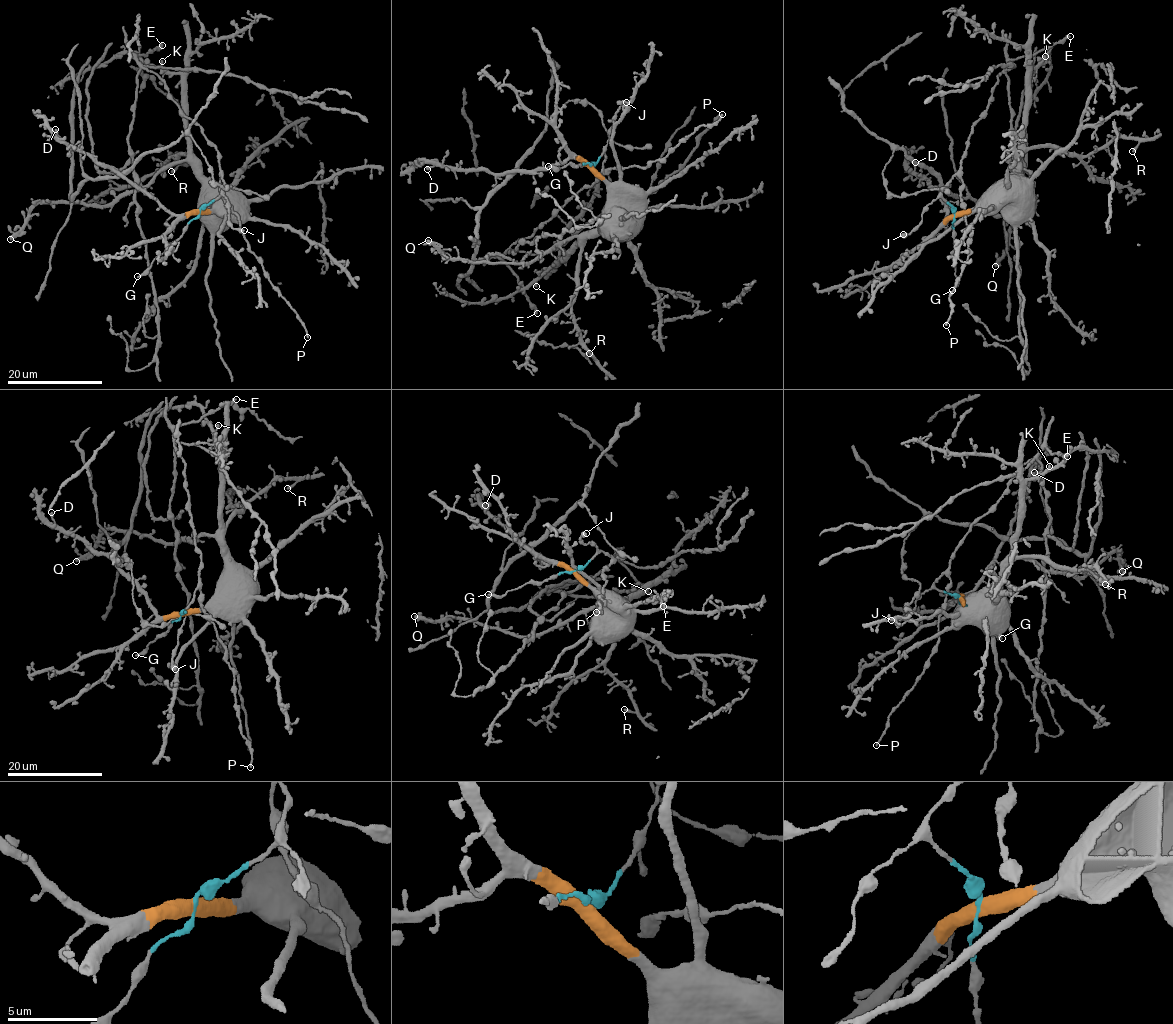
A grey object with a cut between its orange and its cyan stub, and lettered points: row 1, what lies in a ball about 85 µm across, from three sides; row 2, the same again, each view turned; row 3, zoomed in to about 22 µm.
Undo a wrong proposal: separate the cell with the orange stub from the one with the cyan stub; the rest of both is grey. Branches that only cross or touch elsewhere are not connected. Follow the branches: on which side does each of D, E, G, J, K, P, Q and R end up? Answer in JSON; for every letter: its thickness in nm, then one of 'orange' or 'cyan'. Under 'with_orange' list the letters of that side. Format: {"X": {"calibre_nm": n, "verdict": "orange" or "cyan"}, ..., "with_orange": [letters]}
{"D": {"calibre_nm": 380, "verdict": "orange"}, "E": {"calibre_nm": 380, "verdict": "cyan"}, "G": {"calibre_nm": 160, "verdict": "cyan"}, "J": {"calibre_nm": 600, "verdict": "cyan"}, "K": {"calibre_nm": 280, "verdict": "orange"}, "P": {"calibre_nm": 200, "verdict": "cyan"}, "Q": {"calibre_nm": 440, "verdict": "orange"}, "R": {"calibre_nm": 360, "verdict": "orange"}, "with_orange": ["D", "K", "Q", "R"]}

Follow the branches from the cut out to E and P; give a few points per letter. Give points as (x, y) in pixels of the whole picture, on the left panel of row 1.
E: (200, 210), (213, 201), (224, 183), (218, 151), (201, 126), (182, 113), (165, 82), (136, 58), (162, 45)
P: (200, 210), (222, 190), (221, 175), (223, 199), (238, 218), (249, 250), (308, 338)

